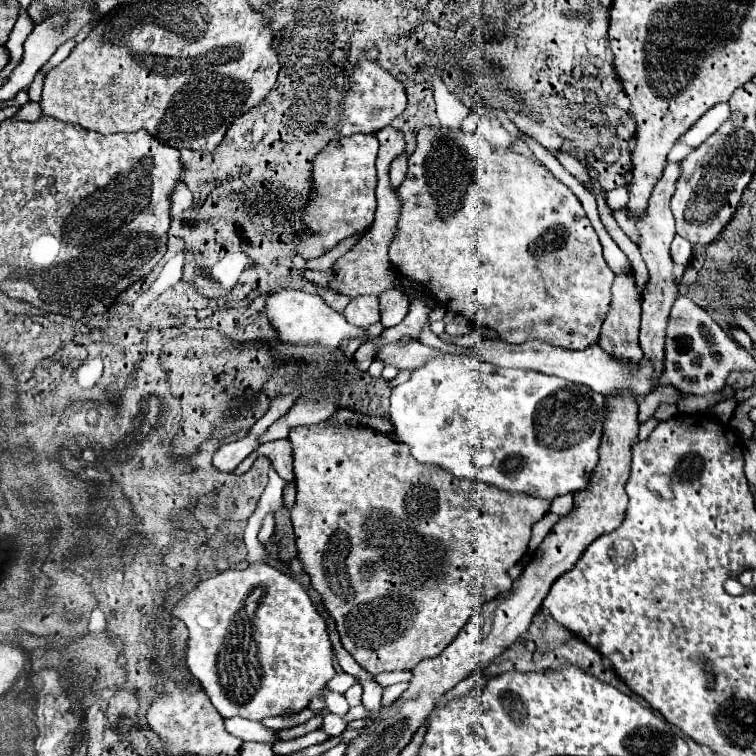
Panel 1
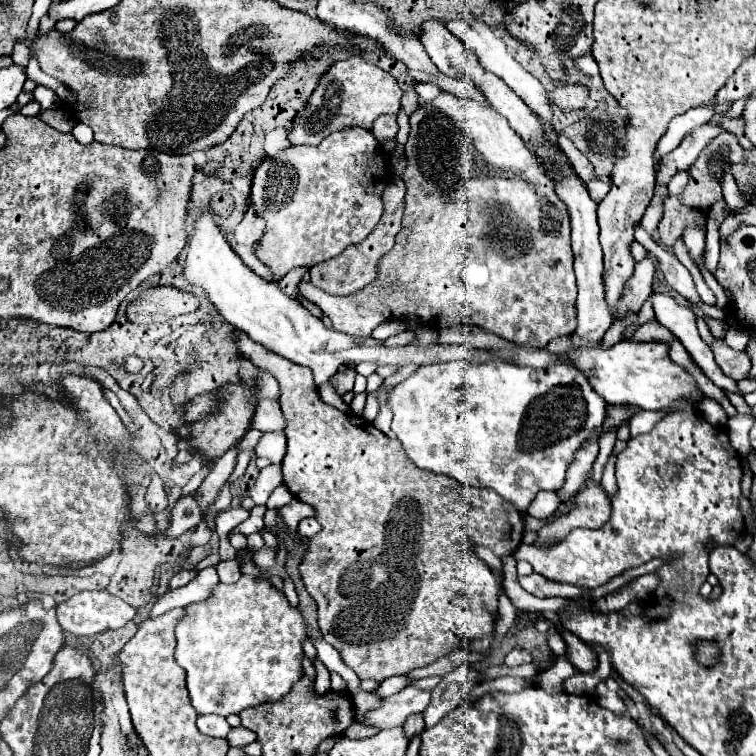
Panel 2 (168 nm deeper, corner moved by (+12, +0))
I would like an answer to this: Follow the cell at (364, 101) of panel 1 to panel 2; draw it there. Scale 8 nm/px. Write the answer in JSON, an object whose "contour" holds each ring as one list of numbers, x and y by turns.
{"contour":[[352,55,350,59,330,65,328,71,322,75,312,97,306,101,302,115,296,117,288,127,288,141,292,145,316,145,332,131,344,127,358,125,364,129,372,129,376,117,384,113,398,113,400,97,402,89,390,73,366,63,360,55]]}

